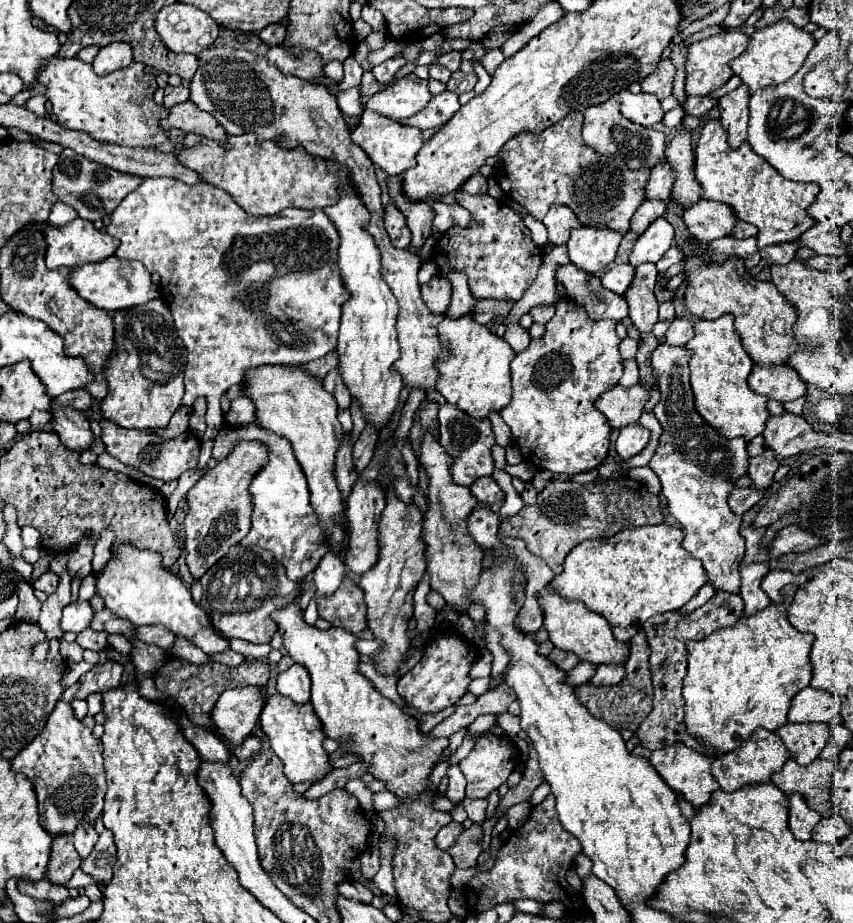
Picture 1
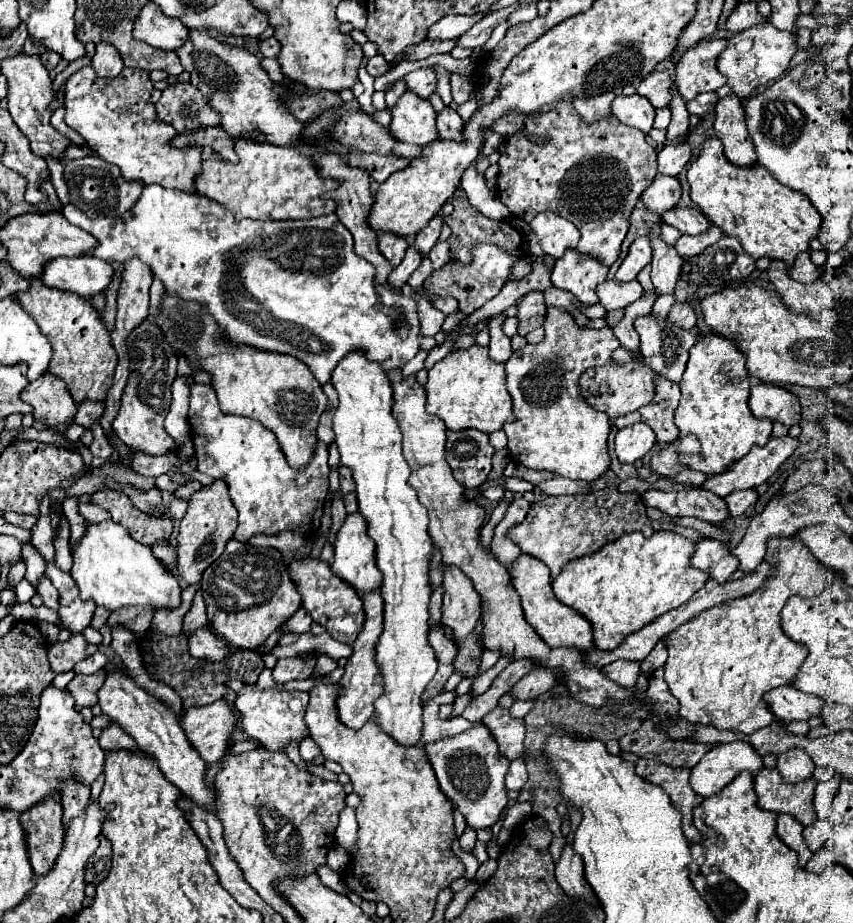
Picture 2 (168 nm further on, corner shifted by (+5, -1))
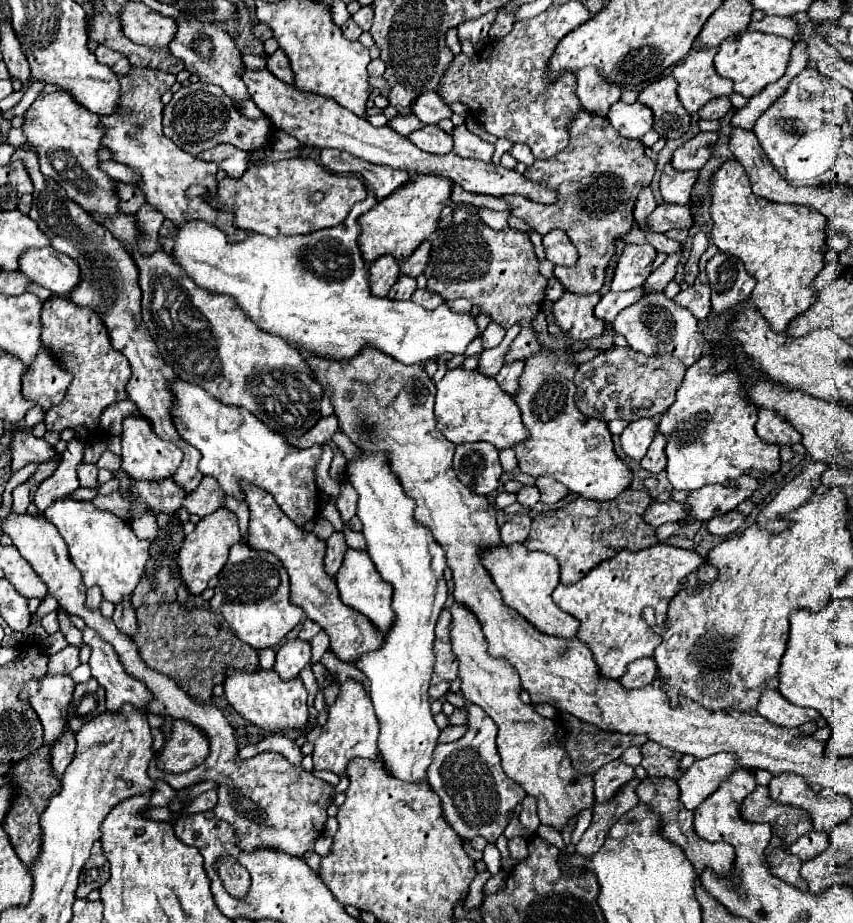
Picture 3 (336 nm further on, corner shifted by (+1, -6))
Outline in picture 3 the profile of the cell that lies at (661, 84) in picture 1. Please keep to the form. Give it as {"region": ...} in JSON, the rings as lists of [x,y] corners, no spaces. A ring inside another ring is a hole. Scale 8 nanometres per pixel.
{"region":[[[663,76],[661,80],[649,84],[639,92],[637,100],[653,110],[653,130],[661,138],[675,140],[689,132],[691,114],[677,98],[677,82],[673,76]]]}

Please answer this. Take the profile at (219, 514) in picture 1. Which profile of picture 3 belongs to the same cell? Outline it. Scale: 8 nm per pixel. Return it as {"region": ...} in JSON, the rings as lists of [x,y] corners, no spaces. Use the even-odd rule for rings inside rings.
{"region":[[[221,508],[205,518],[201,518],[201,522],[195,526],[195,530],[191,534],[187,534],[185,544],[177,556],[177,564],[179,564],[179,572],[181,572],[181,580],[183,580],[185,588],[195,596],[203,594],[209,580],[213,576],[217,576],[221,572],[221,568],[225,566],[229,548],[237,542],[241,542],[241,532],[237,526],[237,516],[233,512],[229,512],[227,508]]]}

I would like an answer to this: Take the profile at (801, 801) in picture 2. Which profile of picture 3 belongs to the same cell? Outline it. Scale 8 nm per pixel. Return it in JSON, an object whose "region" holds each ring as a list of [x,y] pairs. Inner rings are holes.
{"region":[[[757,786],[741,804],[741,816],[747,822],[767,822],[773,834],[783,840],[783,846],[791,846],[797,838],[811,832],[809,814],[801,808],[785,806],[769,798],[765,786]]]}

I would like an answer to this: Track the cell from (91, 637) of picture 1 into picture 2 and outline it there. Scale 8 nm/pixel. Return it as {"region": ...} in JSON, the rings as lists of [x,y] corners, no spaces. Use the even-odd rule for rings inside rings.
{"region":[[[71,635],[69,641],[61,643],[53,643],[49,647],[49,661],[51,661],[51,669],[55,673],[63,673],[63,671],[69,671],[75,667],[77,661],[89,657],[97,653],[97,647],[87,643],[83,635]]]}

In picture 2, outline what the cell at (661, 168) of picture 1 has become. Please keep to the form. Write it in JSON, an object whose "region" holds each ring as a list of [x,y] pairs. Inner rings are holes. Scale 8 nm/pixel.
{"region":[[[665,145],[657,153],[657,173],[661,175],[679,175],[685,163],[691,159],[689,145]]]}

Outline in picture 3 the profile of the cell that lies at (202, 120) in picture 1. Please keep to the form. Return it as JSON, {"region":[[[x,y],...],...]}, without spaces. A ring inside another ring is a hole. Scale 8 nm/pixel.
{"region":[[[221,144],[221,146],[215,146],[213,150],[201,152],[197,158],[205,162],[215,162],[221,170],[225,170],[229,178],[241,178],[249,166],[249,154],[229,144]]]}

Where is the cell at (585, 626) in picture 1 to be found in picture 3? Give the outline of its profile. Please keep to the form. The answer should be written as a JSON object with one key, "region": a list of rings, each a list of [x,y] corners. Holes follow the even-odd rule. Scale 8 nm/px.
{"region":[[[511,544],[511,546],[493,546],[487,548],[481,554],[481,564],[491,574],[493,582],[497,584],[503,600],[507,606],[517,610],[527,622],[531,622],[537,630],[551,634],[551,636],[563,636],[563,638],[575,638],[579,630],[579,622],[563,612],[551,598],[551,592],[559,584],[559,564],[553,556],[545,552],[531,552],[525,548],[525,544]]]}

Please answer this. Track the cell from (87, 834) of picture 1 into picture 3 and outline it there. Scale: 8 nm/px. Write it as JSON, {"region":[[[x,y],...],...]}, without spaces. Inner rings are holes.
{"region":[[[67,728],[65,736],[61,736],[61,740],[57,740],[57,744],[51,750],[51,756],[53,756],[51,764],[53,764],[53,770],[55,770],[57,778],[61,778],[65,768],[71,764],[71,760],[75,756],[75,748],[77,748],[75,732],[71,732],[71,728]]]}

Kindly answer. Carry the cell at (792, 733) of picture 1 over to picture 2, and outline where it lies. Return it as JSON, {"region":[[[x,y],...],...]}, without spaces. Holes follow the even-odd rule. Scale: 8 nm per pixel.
{"region":[[[795,747],[793,751],[785,751],[779,755],[777,769],[787,783],[797,783],[813,775],[815,763],[809,759],[809,755],[805,755],[805,751],[797,751]]]}

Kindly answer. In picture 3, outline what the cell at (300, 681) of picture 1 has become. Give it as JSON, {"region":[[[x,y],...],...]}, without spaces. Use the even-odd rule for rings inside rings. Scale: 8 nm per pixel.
{"region":[[[299,638],[285,640],[277,650],[273,668],[279,672],[283,680],[291,680],[309,664],[309,658],[311,658],[309,642],[303,642]]]}

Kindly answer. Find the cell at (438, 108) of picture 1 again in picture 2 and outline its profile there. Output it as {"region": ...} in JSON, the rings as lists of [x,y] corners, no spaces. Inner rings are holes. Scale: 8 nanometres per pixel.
{"region":[[[445,107],[443,111],[437,113],[437,131],[441,139],[461,141],[461,129],[463,129],[463,119],[455,109]]]}

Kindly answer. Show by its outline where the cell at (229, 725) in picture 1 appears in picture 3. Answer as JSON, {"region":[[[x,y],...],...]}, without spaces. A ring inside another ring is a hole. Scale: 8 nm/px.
{"region":[[[175,720],[167,736],[167,742],[159,752],[157,768],[169,774],[181,774],[203,764],[207,756],[209,756],[207,736],[189,722]]]}

